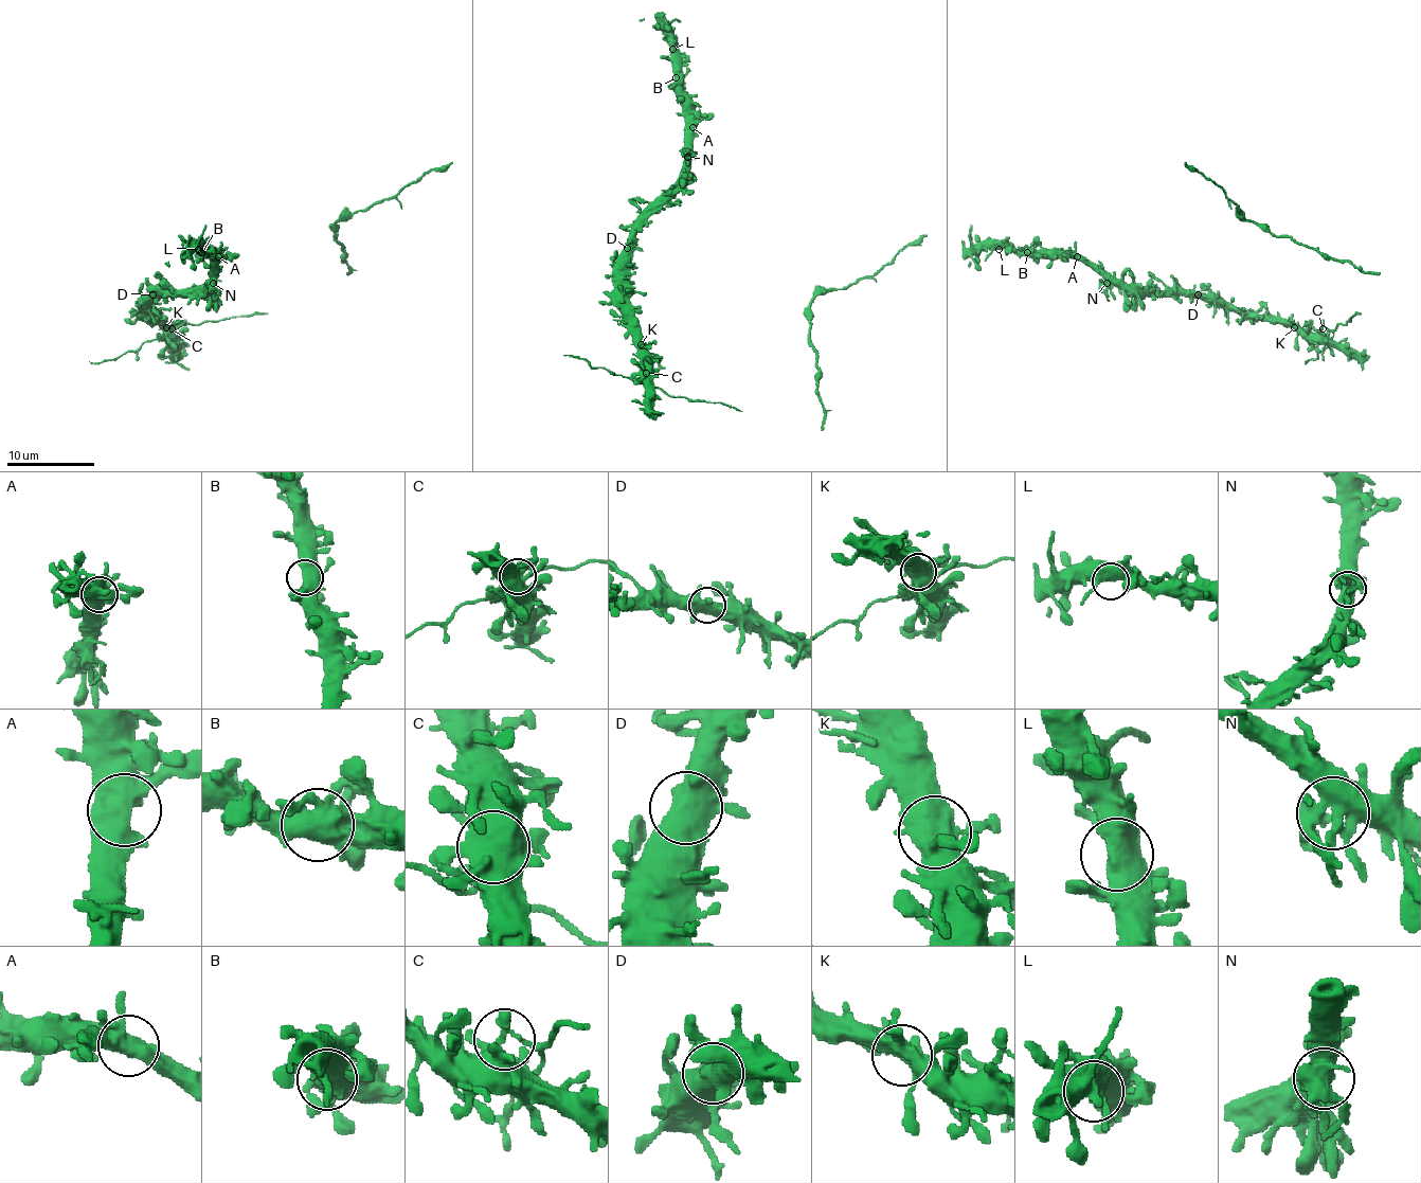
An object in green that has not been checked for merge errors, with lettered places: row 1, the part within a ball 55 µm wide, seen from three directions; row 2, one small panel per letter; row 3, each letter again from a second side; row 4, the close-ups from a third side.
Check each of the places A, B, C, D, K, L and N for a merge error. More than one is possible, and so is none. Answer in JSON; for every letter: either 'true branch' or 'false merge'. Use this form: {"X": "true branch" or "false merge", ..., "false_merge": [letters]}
{"A": "true branch", "B": "true branch", "C": "false merge", "D": "true branch", "K": "true branch", "L": "true branch", "N": "true branch", "false_merge": ["C"]}

